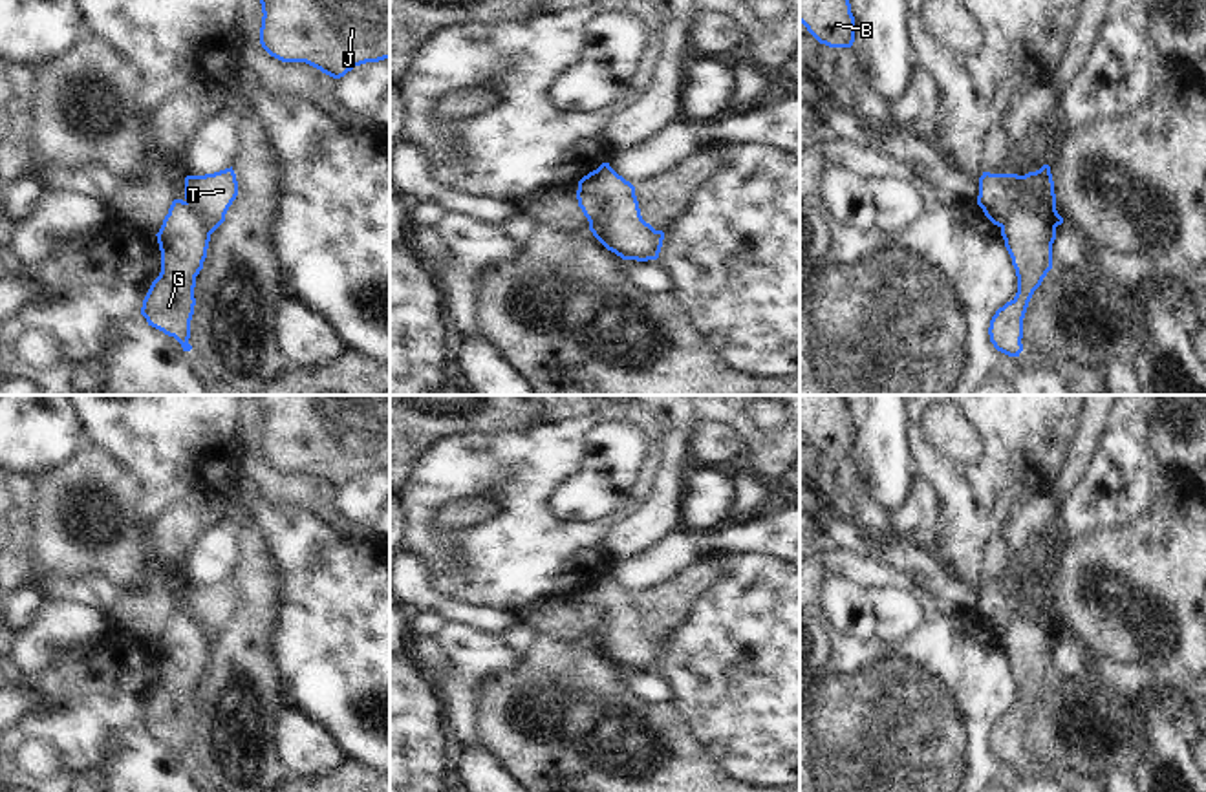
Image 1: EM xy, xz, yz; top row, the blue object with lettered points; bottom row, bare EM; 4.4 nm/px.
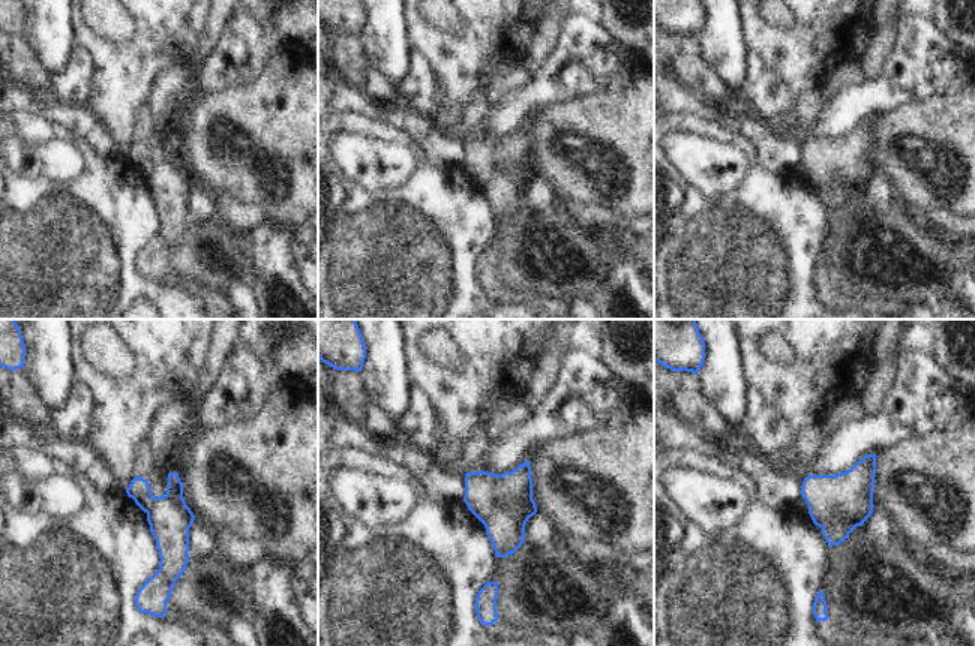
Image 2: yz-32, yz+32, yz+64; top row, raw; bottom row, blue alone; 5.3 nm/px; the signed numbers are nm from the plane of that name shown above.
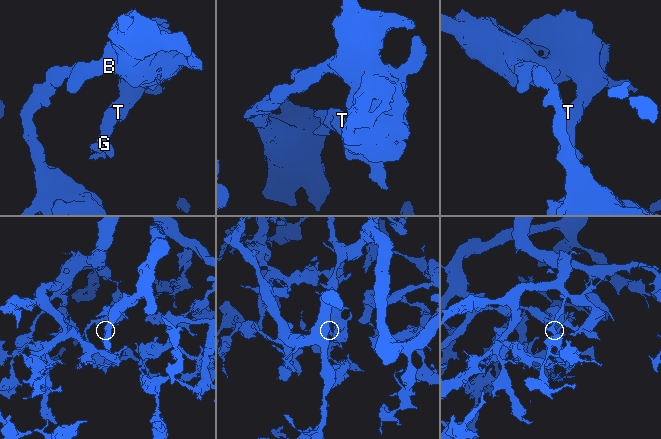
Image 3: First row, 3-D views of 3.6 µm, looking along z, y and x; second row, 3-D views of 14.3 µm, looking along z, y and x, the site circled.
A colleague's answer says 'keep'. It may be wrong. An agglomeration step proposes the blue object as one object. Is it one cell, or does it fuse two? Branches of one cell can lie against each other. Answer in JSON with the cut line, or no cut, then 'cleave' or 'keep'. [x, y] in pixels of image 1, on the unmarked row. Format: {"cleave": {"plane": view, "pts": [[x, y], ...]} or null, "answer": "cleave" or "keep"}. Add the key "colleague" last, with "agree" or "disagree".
{"cleave": {"plane": "yz", "pts": [[1001, 633], [1016, 617], [1033, 617], [1055, 637]]}, "answer": "cleave", "colleague": "disagree"}

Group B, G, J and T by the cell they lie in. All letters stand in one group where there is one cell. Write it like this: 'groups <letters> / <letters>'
groups B J T / G

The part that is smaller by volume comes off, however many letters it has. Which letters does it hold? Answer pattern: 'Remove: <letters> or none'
Remove: G

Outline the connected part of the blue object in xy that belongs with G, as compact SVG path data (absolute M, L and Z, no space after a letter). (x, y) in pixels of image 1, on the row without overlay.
M174 609L159 638L161 682L152 691L141 717L148 735L174 746L190 761L196 686L203 679L210 644L183 609Z

